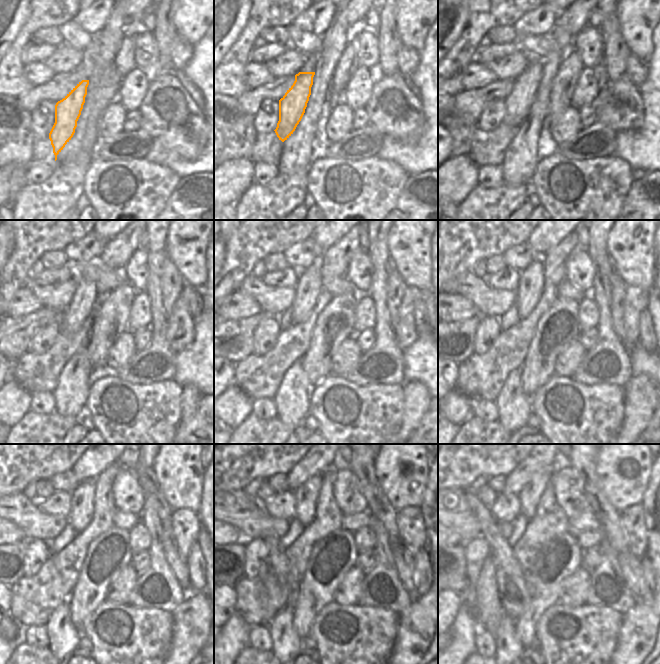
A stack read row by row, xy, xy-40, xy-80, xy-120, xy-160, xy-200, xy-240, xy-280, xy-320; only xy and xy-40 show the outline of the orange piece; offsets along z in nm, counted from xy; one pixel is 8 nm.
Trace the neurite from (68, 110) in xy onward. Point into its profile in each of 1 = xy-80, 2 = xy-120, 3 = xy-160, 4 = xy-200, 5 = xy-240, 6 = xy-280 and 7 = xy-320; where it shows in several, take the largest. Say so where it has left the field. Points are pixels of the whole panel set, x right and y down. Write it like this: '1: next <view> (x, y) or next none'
1: next xy-80 (517, 104)
2: next xy-120 (82, 305)
3: next xy-160 (308, 287)
4: next xy-200 (532, 279)
5: next xy-240 (82, 498)
6: next xy-280 (306, 495)
7: next xy-320 (530, 495)

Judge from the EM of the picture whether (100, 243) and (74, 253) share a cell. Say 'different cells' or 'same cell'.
same cell

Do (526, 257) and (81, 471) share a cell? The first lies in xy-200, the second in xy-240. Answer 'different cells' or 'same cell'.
different cells

